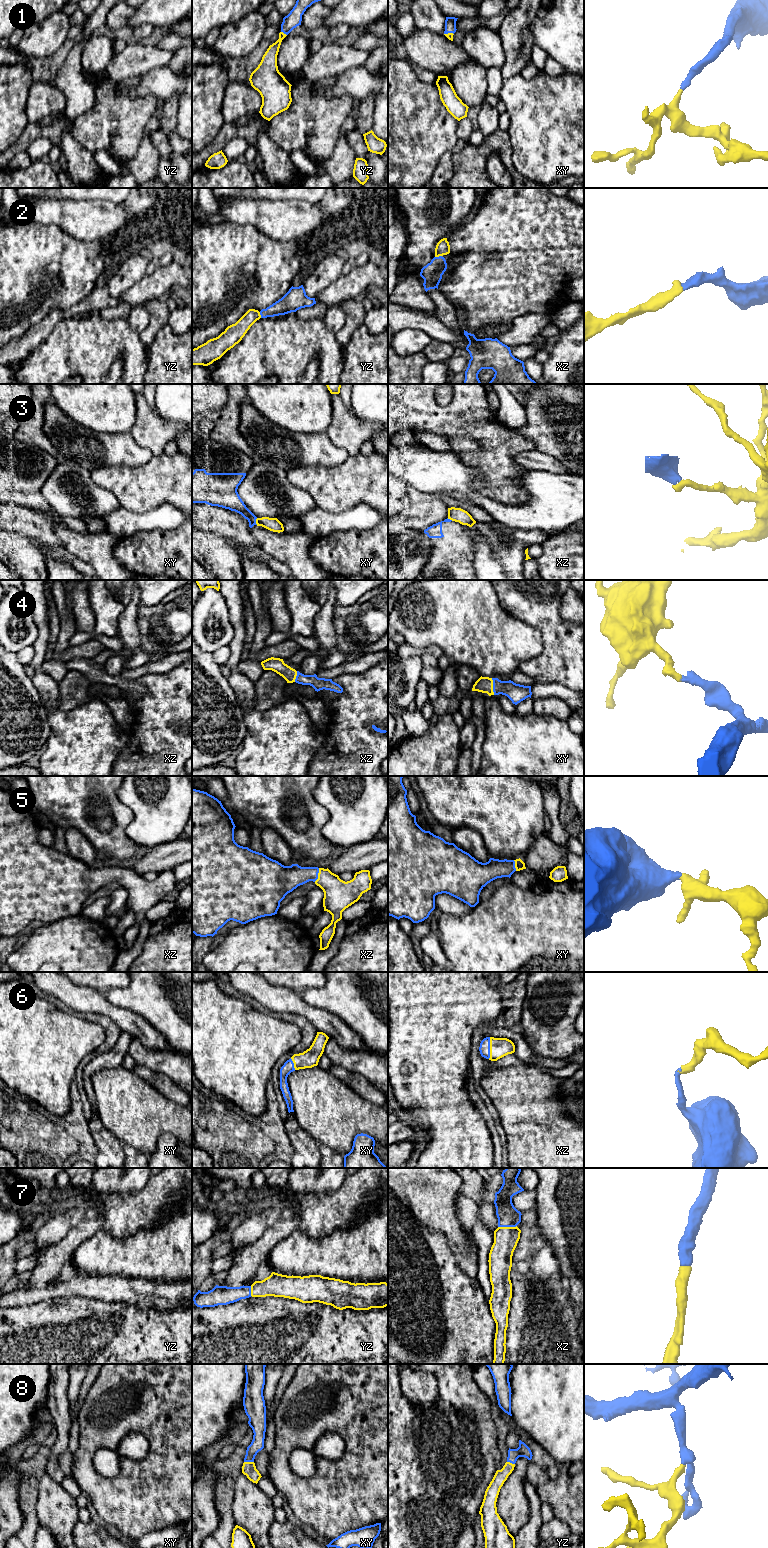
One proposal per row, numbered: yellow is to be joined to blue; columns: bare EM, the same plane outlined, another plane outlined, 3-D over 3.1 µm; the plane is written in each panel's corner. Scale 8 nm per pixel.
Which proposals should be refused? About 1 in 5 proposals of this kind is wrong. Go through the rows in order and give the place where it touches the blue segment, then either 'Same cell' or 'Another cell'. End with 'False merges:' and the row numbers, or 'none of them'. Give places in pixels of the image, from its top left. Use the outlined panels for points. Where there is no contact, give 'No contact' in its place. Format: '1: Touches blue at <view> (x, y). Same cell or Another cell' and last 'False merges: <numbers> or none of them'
1: Touches blue at yz (284, 33). Same cell
2: Touches blue at xz (439, 256). Same cell
3: Touches blue at xy (255, 521). Another cell
4: Touches blue at xy (493, 686). Same cell
5: Touches blue at xz (317, 875). Same cell
6: Touches blue at xz (489, 1048). Same cell
7: Touches blue at xz (507, 1226). Same cell
8: Touches blue at xy (249, 1461). Same cell
False merges: 3

